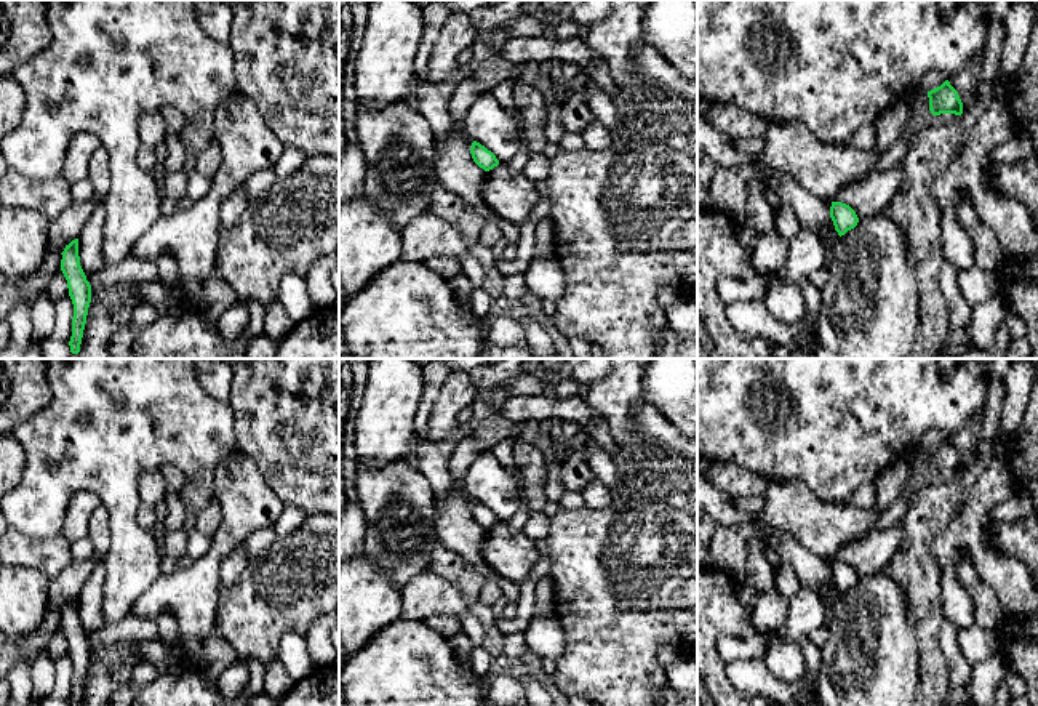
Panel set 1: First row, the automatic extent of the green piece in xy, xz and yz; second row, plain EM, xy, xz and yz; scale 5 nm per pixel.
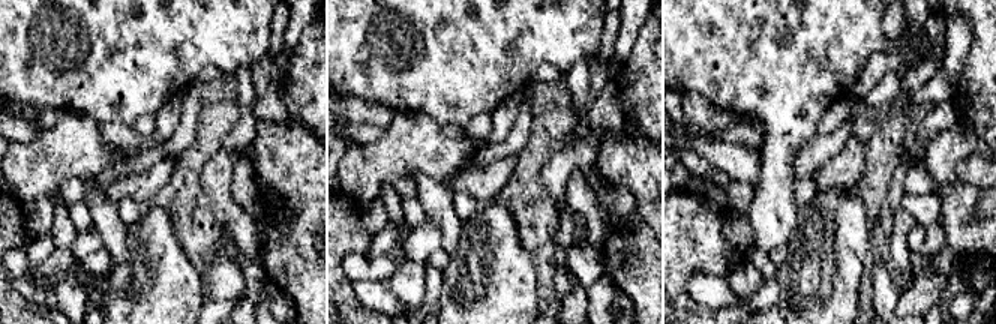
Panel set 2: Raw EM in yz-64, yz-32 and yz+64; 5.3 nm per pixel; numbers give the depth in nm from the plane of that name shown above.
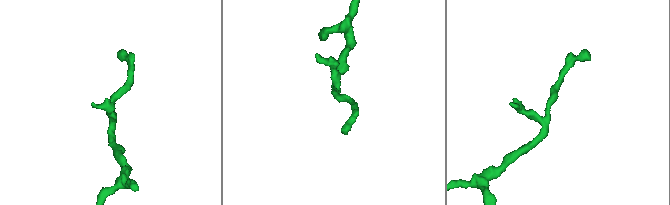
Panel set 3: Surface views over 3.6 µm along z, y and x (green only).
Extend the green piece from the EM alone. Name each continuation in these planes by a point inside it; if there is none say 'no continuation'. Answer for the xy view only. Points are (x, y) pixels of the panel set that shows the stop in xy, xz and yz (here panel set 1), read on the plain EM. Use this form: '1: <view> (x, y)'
no continuation

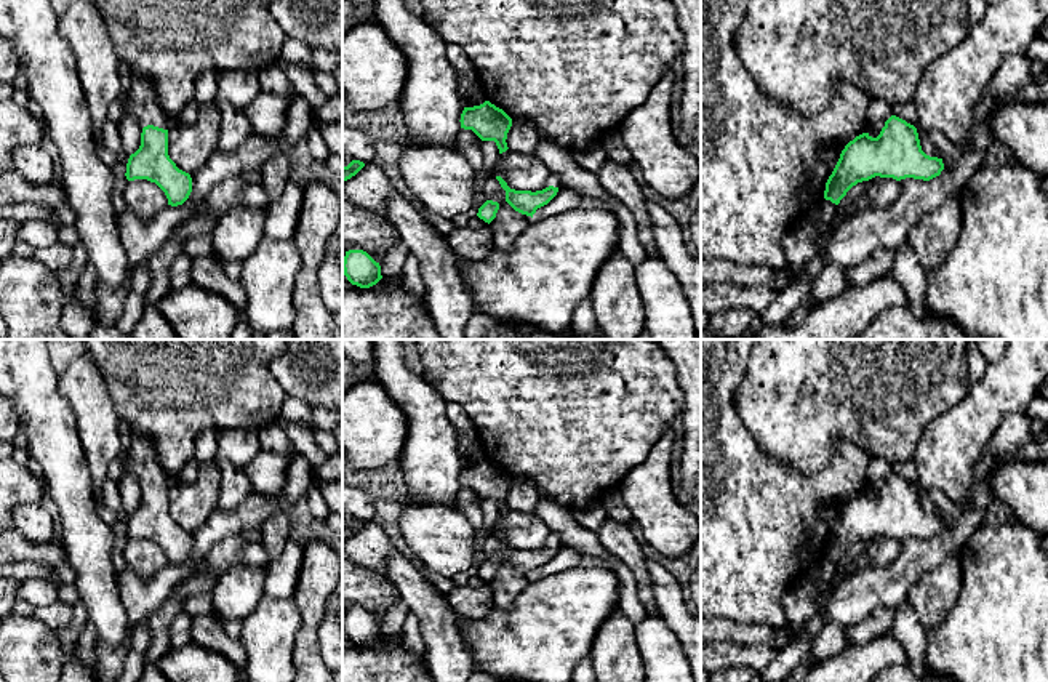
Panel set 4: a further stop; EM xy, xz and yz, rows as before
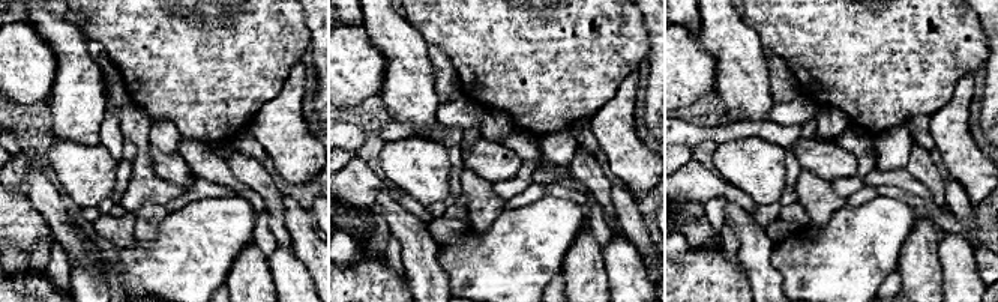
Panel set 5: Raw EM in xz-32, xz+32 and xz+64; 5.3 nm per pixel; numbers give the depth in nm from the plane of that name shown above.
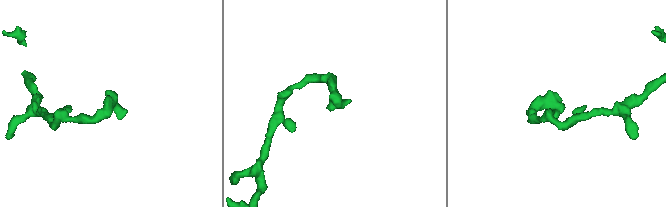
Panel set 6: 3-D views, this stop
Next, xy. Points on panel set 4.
1: xy (141, 460)

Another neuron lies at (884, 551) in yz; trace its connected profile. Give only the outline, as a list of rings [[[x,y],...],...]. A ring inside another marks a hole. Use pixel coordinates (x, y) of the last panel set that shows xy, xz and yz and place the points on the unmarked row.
[[[882,536],[867,548],[867,556],[872,568],[888,567],[899,554],[901,541],[893,536]]]

